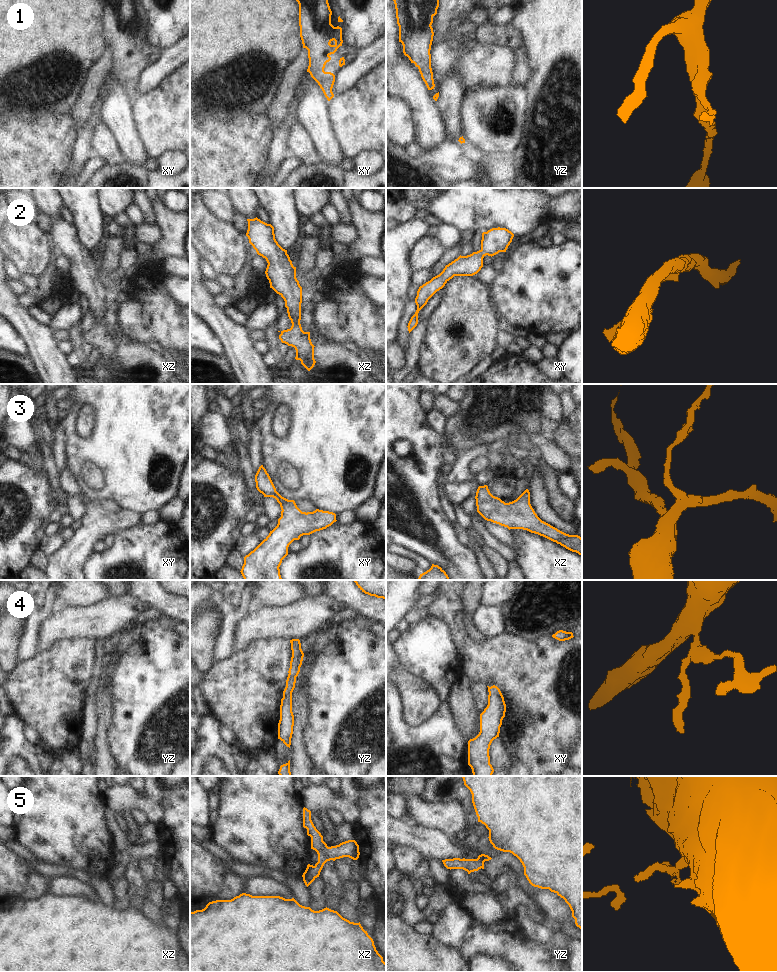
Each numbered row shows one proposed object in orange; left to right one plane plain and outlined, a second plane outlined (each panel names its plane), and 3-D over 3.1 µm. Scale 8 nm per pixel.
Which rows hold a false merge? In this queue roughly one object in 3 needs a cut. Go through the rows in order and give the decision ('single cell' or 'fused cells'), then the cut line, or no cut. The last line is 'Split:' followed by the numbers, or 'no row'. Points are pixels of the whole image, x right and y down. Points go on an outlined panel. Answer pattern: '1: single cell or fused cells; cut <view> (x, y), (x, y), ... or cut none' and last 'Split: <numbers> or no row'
1: single cell; cut none
2: single cell; cut none
3: single cell; cut none
4: single cell; cut none
5: single cell; cut none
Split: no row

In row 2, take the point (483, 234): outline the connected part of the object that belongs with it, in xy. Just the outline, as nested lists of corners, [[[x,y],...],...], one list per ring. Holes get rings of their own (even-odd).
[[[492,228],[482,233],[481,249],[467,256],[459,256],[445,266],[443,271],[419,287],[415,303],[417,310],[408,323],[409,333],[418,324],[418,313],[428,300],[454,276],[473,276],[483,267],[483,258],[494,256],[499,252],[506,252],[512,242],[514,234],[506,228]]]

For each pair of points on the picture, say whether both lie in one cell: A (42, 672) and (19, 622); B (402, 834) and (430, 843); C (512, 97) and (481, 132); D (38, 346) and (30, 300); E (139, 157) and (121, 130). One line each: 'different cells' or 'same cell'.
A: different cells
B: same cell
C: same cell
D: different cells
E: same cell

